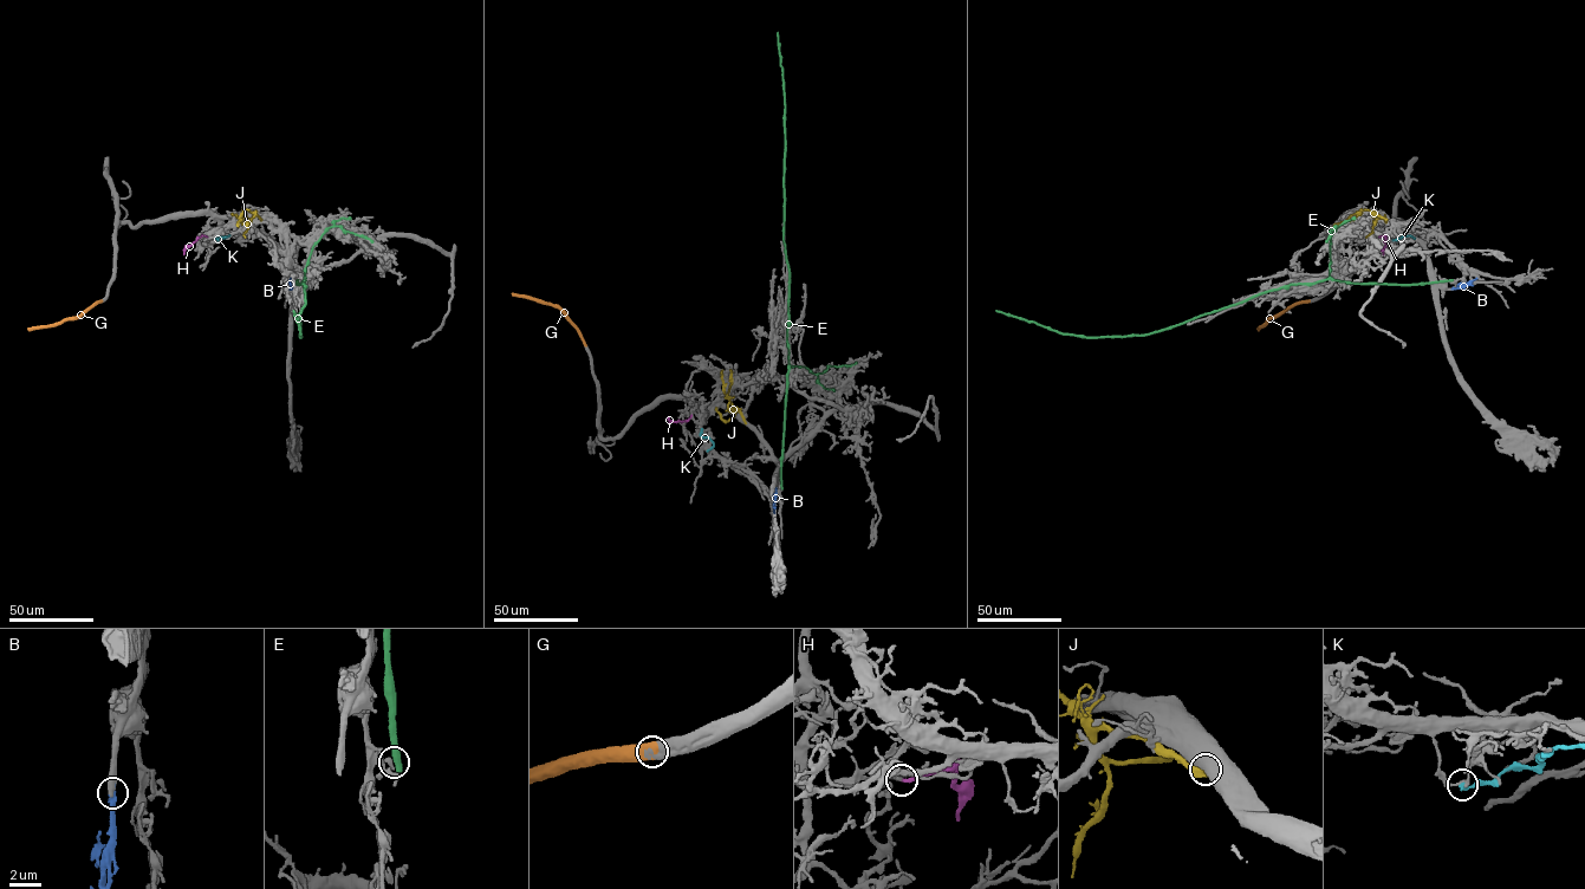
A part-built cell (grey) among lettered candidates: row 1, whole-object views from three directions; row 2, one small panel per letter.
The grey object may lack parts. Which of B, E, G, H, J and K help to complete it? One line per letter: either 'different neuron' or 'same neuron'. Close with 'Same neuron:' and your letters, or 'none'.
B: same neuron
E: different neuron
G: same neuron
H: different neuron
J: different neuron
K: different neuron
Same neuron: B, G

